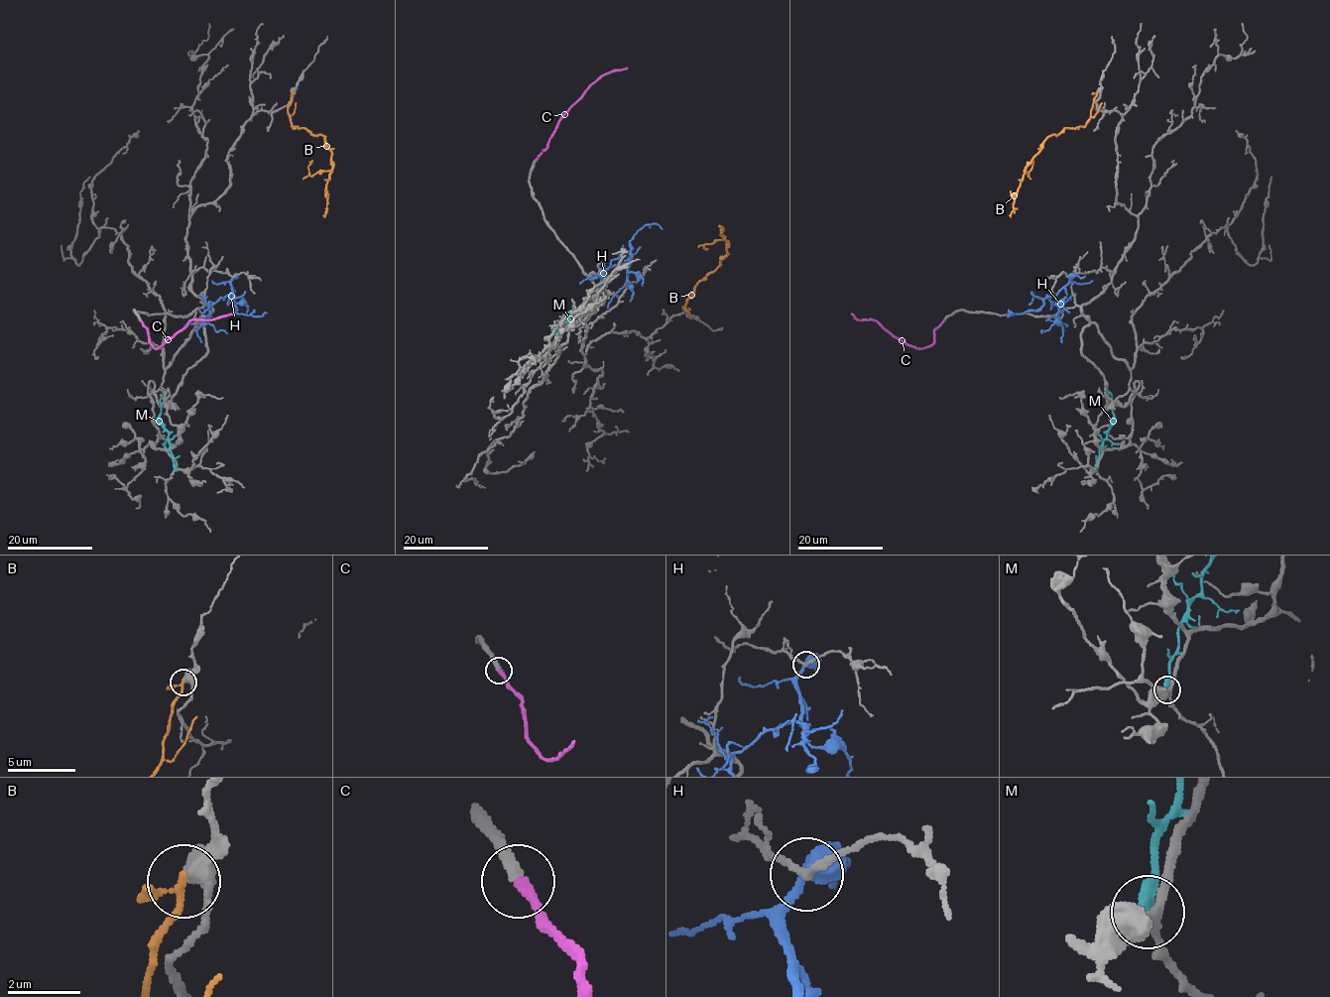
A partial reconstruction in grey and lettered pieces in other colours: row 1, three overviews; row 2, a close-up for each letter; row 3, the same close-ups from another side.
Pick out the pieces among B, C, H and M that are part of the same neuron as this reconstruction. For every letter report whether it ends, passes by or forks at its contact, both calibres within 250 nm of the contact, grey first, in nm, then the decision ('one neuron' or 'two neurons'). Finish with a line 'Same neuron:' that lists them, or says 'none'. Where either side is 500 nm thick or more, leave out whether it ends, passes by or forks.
B: it passes by | 460/170 nm | two neurons
C: it ends | 300/280 nm | one neuron
H: it passes by | 180/480 nm | two neurons
M: it ends | 200/440 nm | two neurons
Same neuron: C

